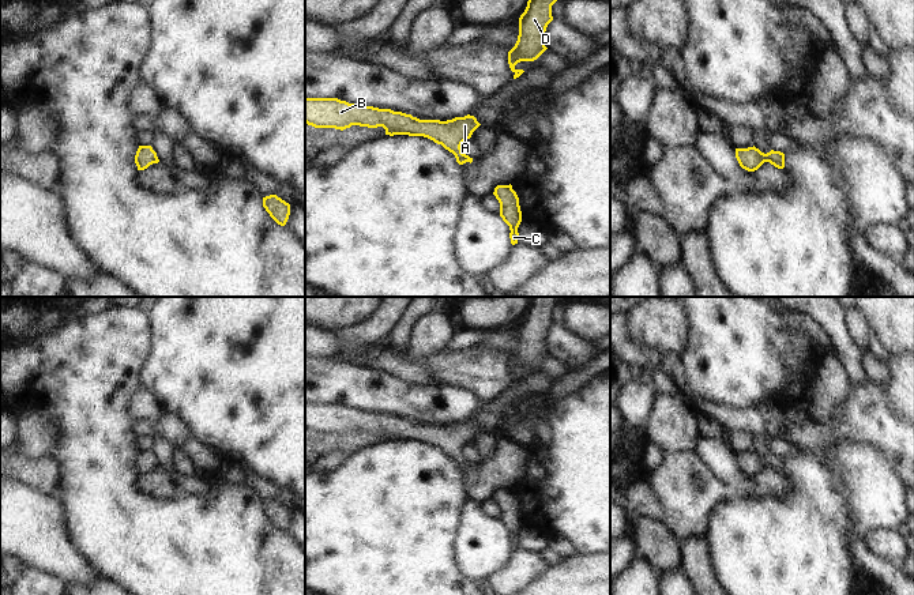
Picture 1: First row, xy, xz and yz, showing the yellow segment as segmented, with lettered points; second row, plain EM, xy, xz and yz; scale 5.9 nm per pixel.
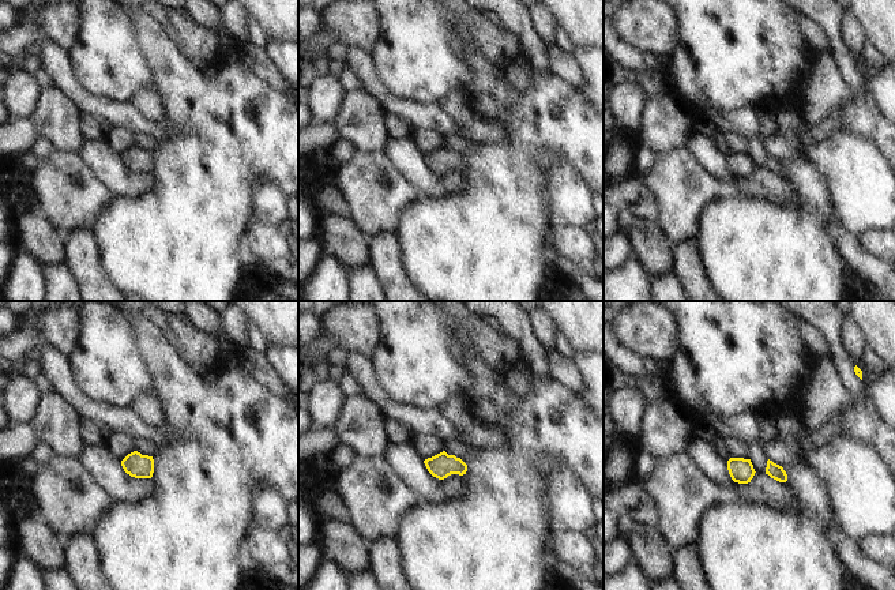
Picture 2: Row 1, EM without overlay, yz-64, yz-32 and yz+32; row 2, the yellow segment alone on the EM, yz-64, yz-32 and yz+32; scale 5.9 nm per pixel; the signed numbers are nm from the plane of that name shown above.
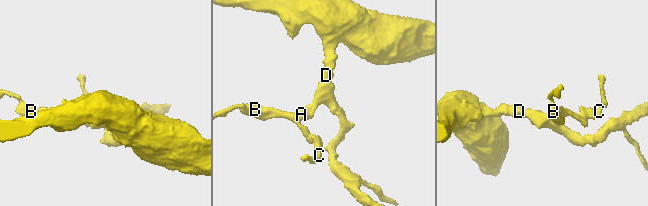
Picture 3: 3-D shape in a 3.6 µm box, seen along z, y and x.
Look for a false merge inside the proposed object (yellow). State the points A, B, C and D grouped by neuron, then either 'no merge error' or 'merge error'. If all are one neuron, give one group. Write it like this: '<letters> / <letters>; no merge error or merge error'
A B C D; no merge error

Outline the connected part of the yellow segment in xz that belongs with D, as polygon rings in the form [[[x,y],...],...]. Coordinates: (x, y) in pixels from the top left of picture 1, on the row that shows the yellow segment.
[[[529,0],[524,12],[519,18],[519,35],[515,46],[508,52],[508,64],[519,78],[524,71],[516,69],[520,61],[537,60],[548,48],[543,42],[543,34],[548,25],[553,20],[552,5],[557,0]]]

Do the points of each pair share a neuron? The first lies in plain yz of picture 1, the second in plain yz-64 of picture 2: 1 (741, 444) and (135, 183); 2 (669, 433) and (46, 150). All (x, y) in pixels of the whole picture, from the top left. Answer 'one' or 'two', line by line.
1: two
2: two

